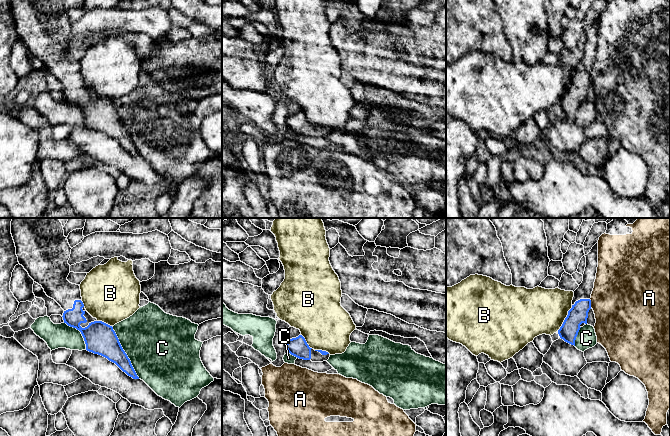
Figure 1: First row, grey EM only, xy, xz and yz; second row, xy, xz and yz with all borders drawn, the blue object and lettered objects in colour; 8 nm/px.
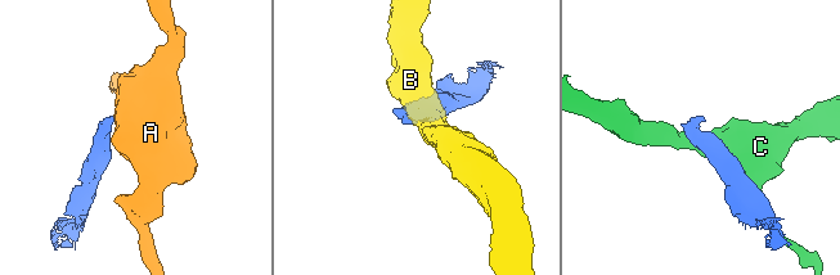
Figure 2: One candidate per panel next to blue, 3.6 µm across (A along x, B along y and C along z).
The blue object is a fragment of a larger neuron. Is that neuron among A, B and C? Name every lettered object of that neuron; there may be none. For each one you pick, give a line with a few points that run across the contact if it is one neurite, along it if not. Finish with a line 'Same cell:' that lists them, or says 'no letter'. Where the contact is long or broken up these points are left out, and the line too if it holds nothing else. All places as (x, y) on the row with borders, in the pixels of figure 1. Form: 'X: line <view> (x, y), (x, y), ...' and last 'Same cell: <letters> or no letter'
Same cell: no letter

